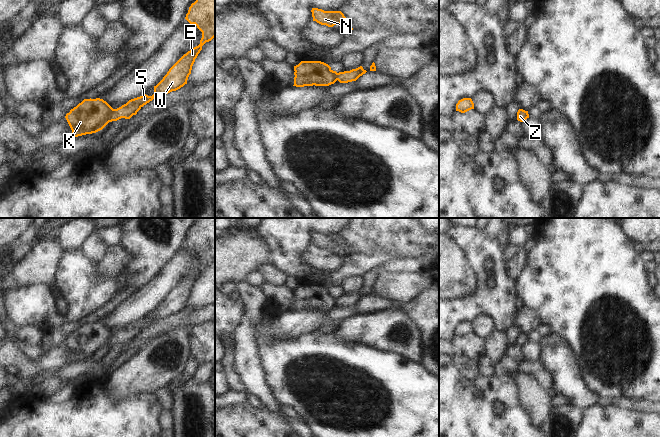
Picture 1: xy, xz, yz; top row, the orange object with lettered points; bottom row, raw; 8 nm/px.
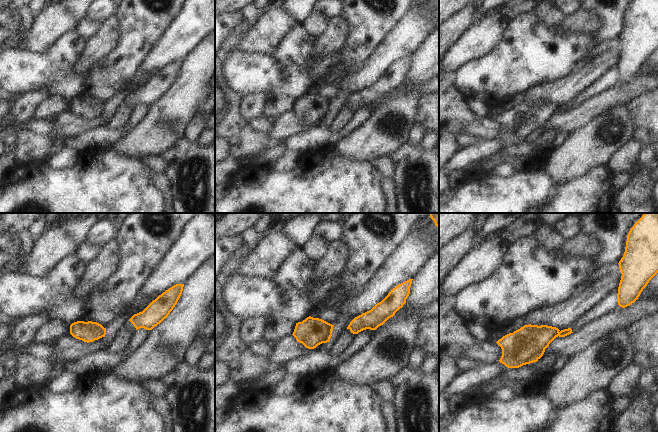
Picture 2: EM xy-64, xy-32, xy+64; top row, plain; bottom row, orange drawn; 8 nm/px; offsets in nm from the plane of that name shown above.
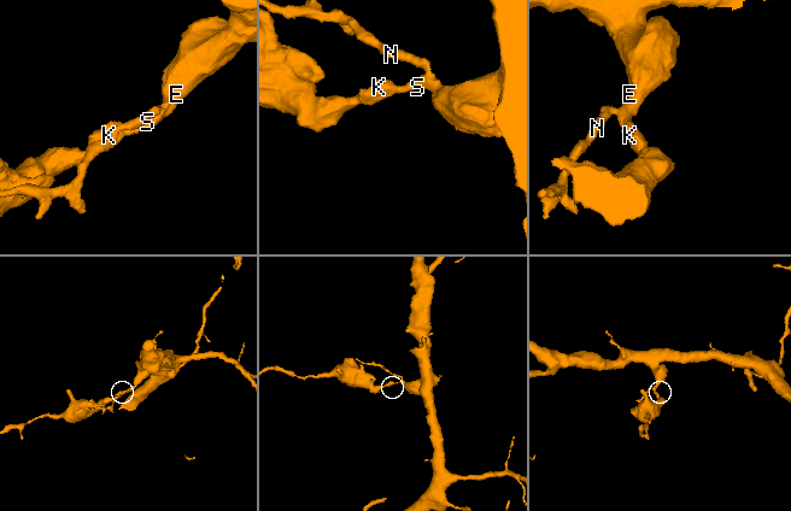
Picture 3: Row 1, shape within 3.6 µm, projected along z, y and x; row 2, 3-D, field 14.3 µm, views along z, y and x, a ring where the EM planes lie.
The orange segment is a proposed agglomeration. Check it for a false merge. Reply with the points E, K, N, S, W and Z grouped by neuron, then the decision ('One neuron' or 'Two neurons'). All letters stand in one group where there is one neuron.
Groups: E N S W Z / K. Two neurons.

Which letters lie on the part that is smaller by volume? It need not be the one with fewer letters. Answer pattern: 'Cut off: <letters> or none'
Cut off: K.

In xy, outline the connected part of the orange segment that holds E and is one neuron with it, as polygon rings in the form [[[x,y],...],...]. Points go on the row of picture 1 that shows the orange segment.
[[[196,0],[189,7],[185,19],[190,24],[195,24],[202,32],[200,44],[184,54],[167,72],[163,79],[154,86],[154,94],[146,94],[129,100],[126,104],[113,109],[109,122],[121,118],[130,119],[133,115],[153,99],[176,91],[187,84],[192,66],[202,46],[215,37],[215,0]]]

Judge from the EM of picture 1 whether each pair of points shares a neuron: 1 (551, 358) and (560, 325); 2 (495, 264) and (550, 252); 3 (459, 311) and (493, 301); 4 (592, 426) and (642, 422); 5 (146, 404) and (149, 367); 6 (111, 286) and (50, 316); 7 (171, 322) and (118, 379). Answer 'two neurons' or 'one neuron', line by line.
1: two neurons
2: two neurons
3: one neuron
4: one neuron
5: two neurons
6: one neuron
7: two neurons

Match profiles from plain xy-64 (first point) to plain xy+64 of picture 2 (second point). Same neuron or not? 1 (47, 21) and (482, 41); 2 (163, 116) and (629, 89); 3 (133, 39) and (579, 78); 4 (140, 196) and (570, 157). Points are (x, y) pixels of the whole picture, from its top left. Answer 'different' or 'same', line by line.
1: same
2: different
3: different
4: different

